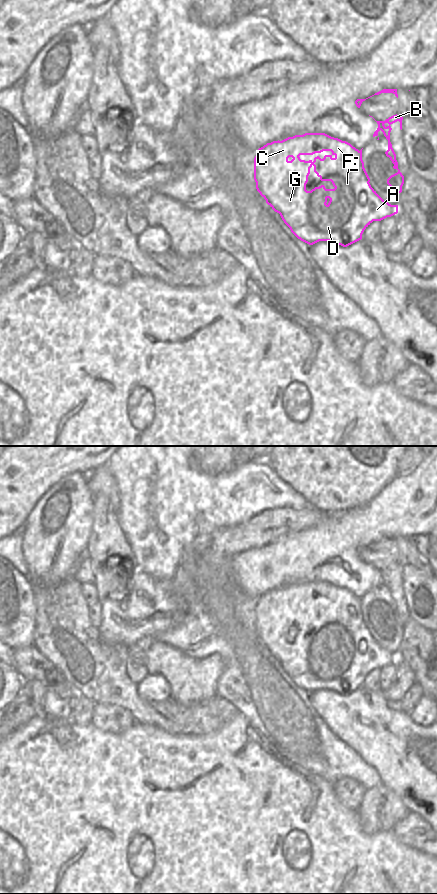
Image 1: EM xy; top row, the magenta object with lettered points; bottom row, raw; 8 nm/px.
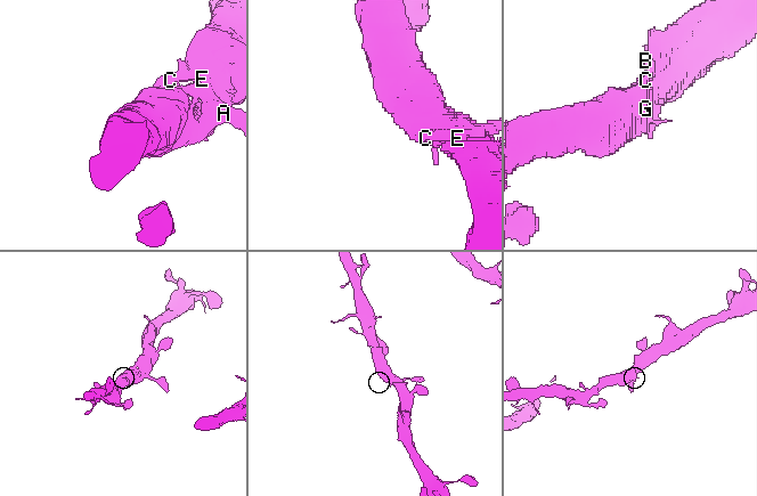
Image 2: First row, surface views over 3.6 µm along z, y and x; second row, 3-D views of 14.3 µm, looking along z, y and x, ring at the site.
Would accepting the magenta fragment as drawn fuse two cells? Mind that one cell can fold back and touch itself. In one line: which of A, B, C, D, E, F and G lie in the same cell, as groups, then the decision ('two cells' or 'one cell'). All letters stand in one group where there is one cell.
A B C D E F G | one cell

